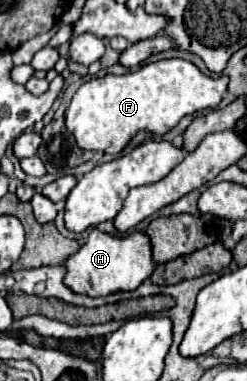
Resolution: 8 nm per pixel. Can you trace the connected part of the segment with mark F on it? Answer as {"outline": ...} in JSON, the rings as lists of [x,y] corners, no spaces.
{"outline":[[[170,58],[170,60],[160,60],[152,64],[140,66],[136,72],[128,72],[124,76],[114,76],[108,74],[104,78],[92,78],[84,82],[78,92],[74,94],[70,106],[66,108],[66,128],[72,132],[76,138],[76,144],[82,150],[100,150],[106,154],[118,154],[130,138],[138,130],[148,130],[152,134],[164,134],[170,128],[174,128],[186,114],[196,114],[202,110],[214,110],[218,108],[224,92],[228,86],[228,78],[210,78],[202,74],[192,62],[182,60],[182,58]]]}

